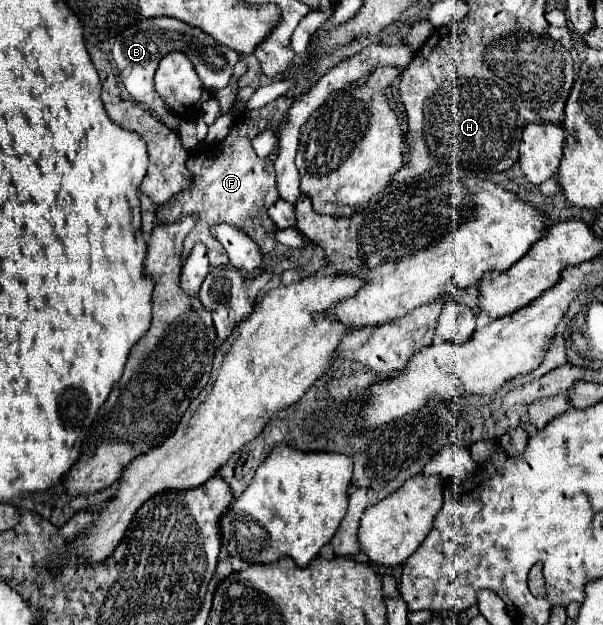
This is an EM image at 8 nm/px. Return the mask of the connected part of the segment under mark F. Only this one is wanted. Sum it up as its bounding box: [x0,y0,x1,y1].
[156,97,294,267]

